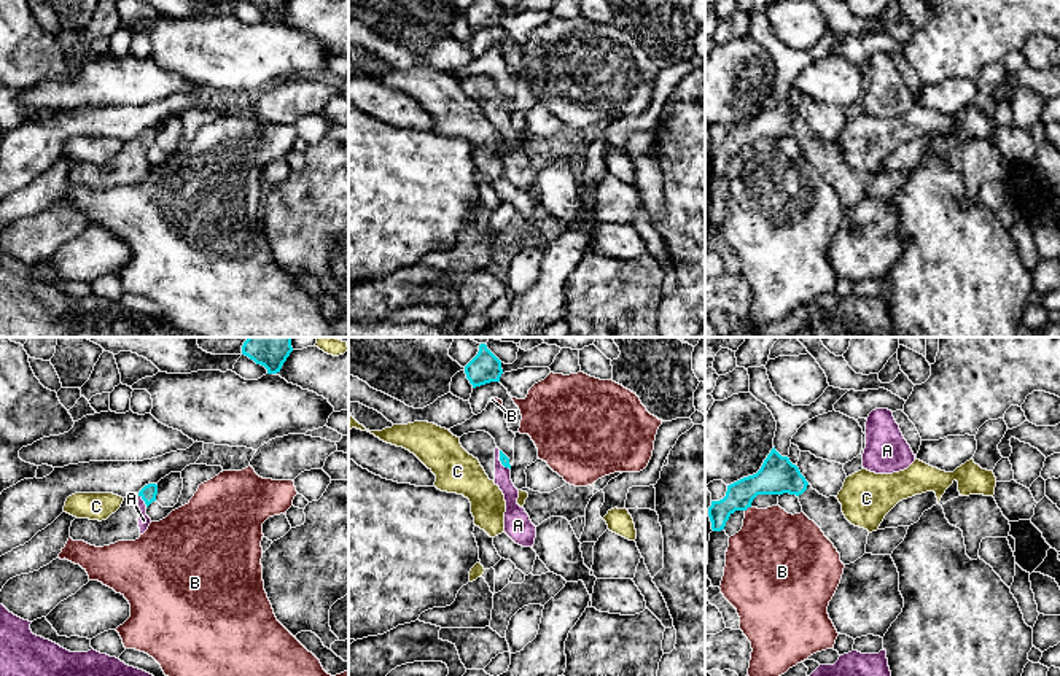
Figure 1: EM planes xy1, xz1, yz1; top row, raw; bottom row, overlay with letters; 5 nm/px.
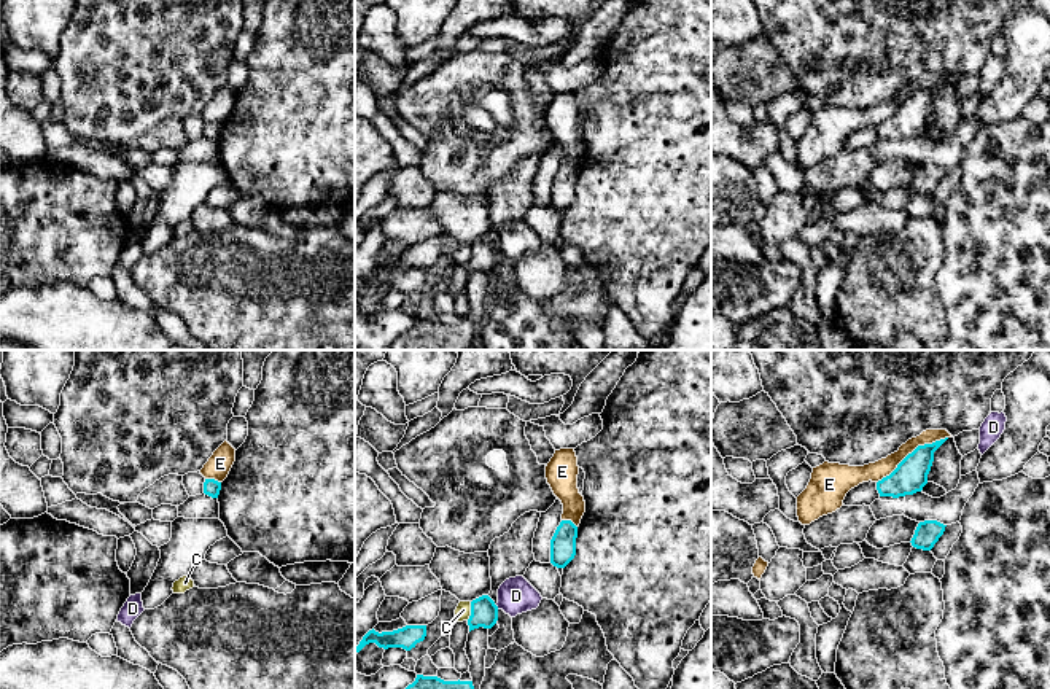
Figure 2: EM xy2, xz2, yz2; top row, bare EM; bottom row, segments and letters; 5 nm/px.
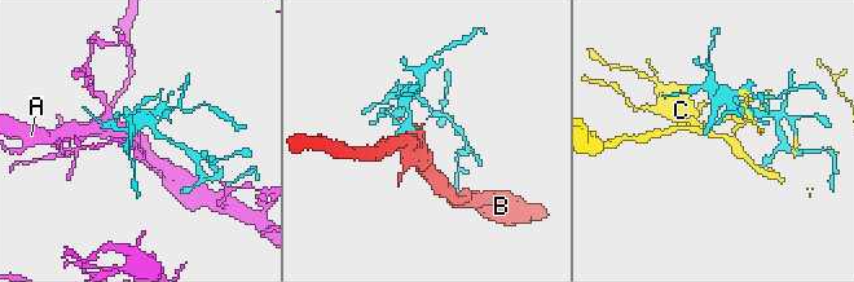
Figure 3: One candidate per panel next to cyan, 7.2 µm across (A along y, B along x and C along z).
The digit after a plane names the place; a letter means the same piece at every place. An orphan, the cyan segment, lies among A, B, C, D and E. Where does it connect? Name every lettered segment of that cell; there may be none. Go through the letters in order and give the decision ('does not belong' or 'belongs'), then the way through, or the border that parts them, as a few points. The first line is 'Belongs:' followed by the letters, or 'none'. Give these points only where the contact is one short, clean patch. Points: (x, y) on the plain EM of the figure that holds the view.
Belongs: A
A: belongs; runs through xy1 (148, 137), (144, 143), (144, 164)
B: does not belong
C: does not belong
D: does not belong
E: does not belong; border along yz2 (947, 80), (918, 88), (877, 126)

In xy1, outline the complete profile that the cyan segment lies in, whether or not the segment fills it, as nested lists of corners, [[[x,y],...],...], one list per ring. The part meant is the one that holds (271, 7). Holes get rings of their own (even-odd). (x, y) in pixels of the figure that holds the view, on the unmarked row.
[[[248,0],[256,8],[261,8],[267,13],[267,17],[277,17],[280,16],[283,6],[288,0]]]

